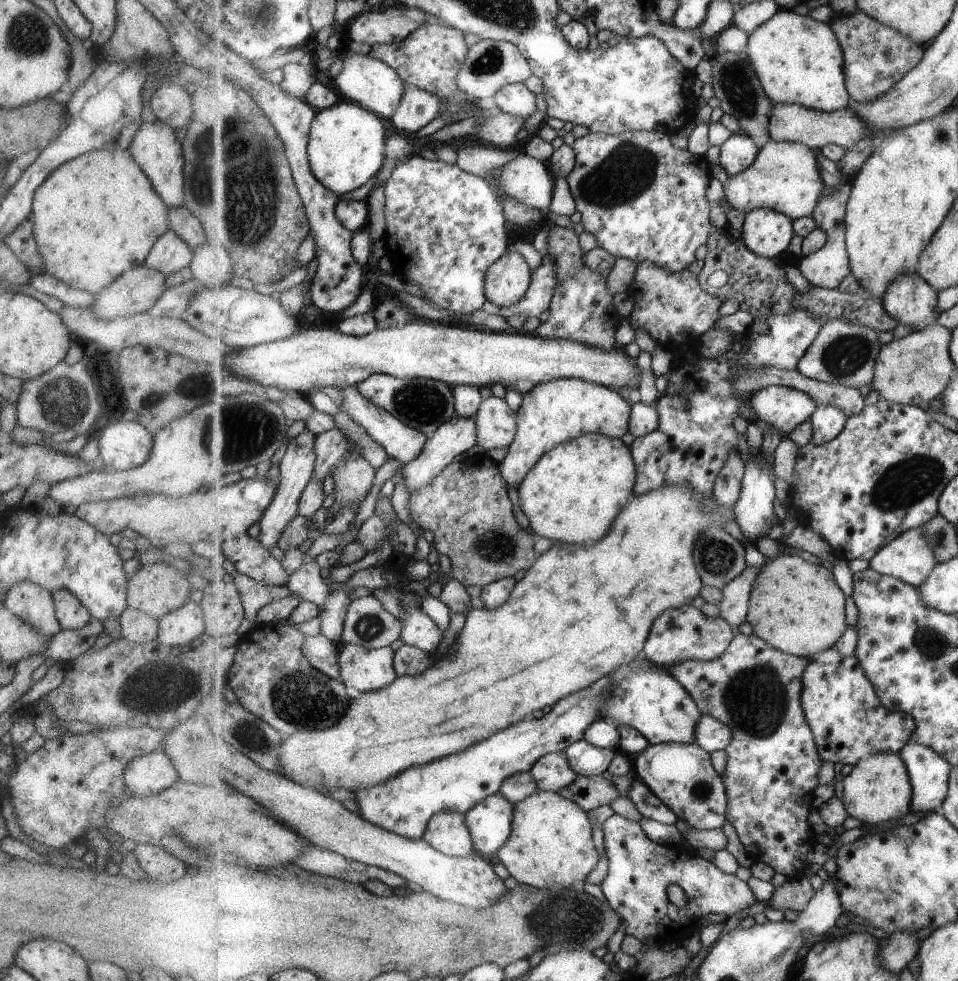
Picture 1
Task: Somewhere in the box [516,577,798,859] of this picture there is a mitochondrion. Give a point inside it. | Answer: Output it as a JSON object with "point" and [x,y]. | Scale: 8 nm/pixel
{"point":[755,699]}

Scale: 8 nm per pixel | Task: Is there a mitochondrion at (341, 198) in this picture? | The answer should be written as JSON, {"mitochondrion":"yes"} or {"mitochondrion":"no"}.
{"mitochondrion":"no"}

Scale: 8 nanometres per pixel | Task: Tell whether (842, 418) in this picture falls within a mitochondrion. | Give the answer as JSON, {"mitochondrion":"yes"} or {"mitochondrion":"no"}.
{"mitochondrion":"no"}

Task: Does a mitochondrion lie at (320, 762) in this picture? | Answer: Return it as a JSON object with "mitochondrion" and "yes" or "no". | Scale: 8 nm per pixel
{"mitochondrion":"no"}

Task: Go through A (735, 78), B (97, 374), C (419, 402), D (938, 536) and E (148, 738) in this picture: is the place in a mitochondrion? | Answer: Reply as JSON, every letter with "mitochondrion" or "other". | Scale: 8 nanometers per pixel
{"A":"mitochondrion","B":"mitochondrion","C":"mitochondrion","D":"mitochondrion","E":"other"}

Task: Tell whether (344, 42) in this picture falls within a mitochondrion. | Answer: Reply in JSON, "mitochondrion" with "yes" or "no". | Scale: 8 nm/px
{"mitochondrion":"no"}

